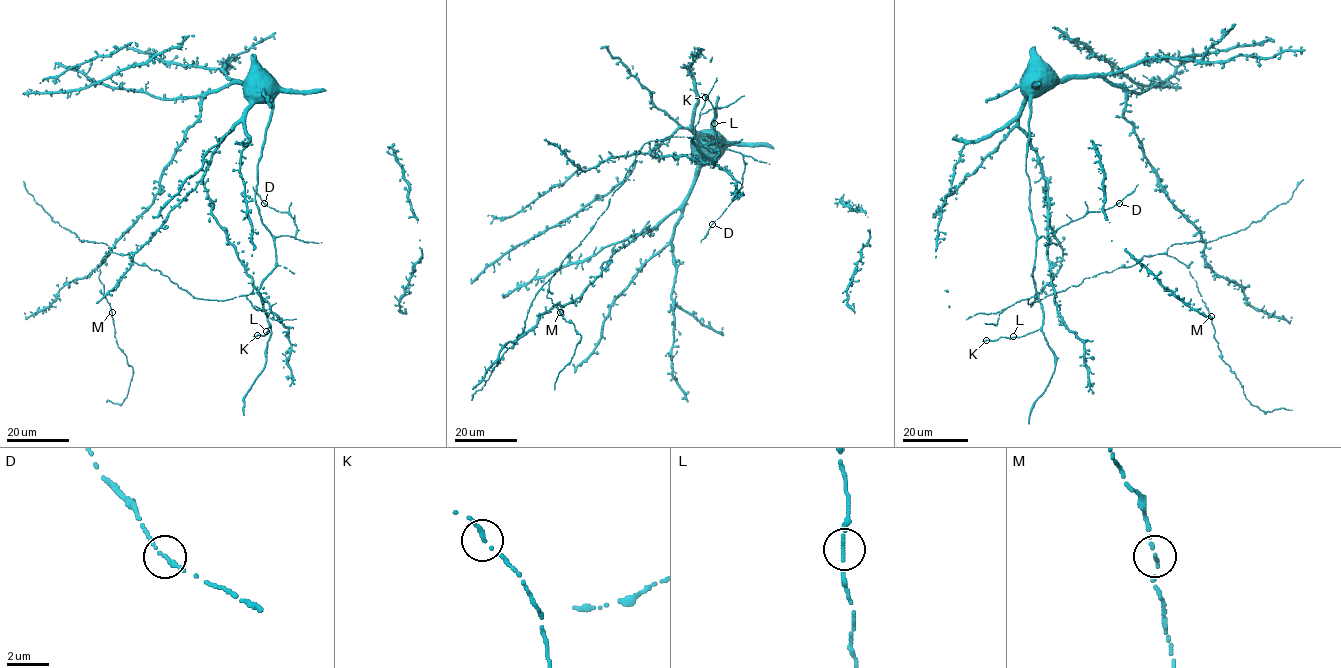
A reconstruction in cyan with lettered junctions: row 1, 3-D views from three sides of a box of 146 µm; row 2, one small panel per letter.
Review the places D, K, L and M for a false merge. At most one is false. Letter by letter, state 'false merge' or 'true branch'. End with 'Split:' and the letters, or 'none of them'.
D: true branch
K: true branch
L: true branch
M: true branch
Split: none of them

